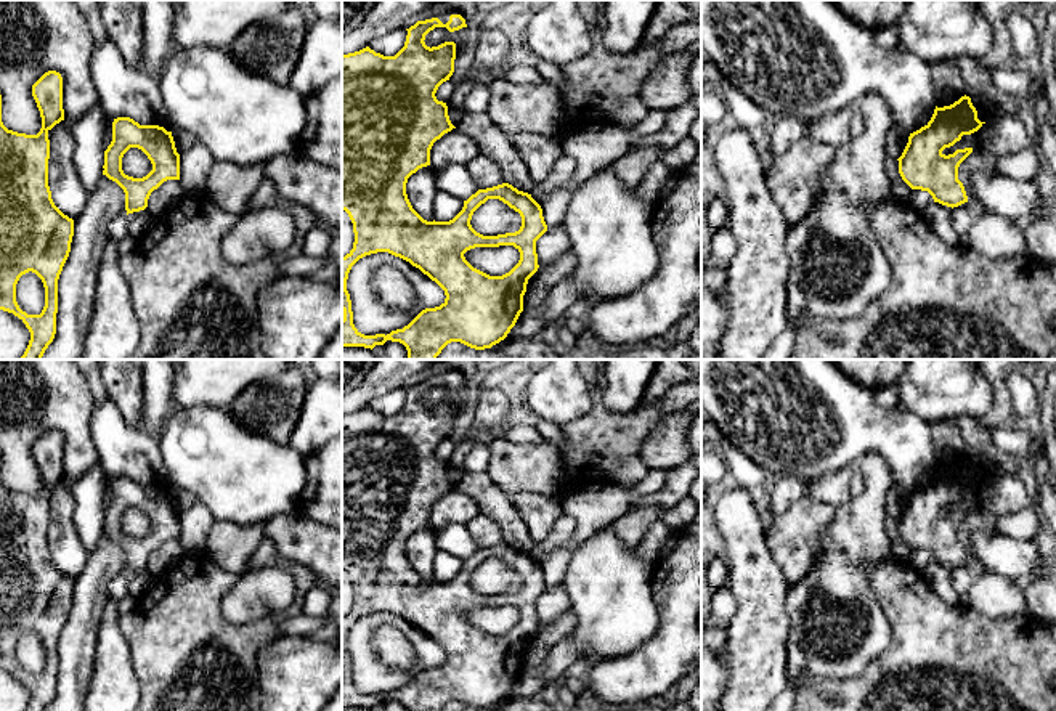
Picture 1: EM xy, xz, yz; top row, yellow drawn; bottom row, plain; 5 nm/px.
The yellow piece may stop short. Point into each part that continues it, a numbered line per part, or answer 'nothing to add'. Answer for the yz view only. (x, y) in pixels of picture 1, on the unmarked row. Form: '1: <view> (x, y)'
nothing to add

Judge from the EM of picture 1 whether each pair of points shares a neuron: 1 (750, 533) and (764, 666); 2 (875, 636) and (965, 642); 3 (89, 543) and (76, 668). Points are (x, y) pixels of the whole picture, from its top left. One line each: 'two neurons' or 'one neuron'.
1: one neuron
2: two neurons
3: two neurons

